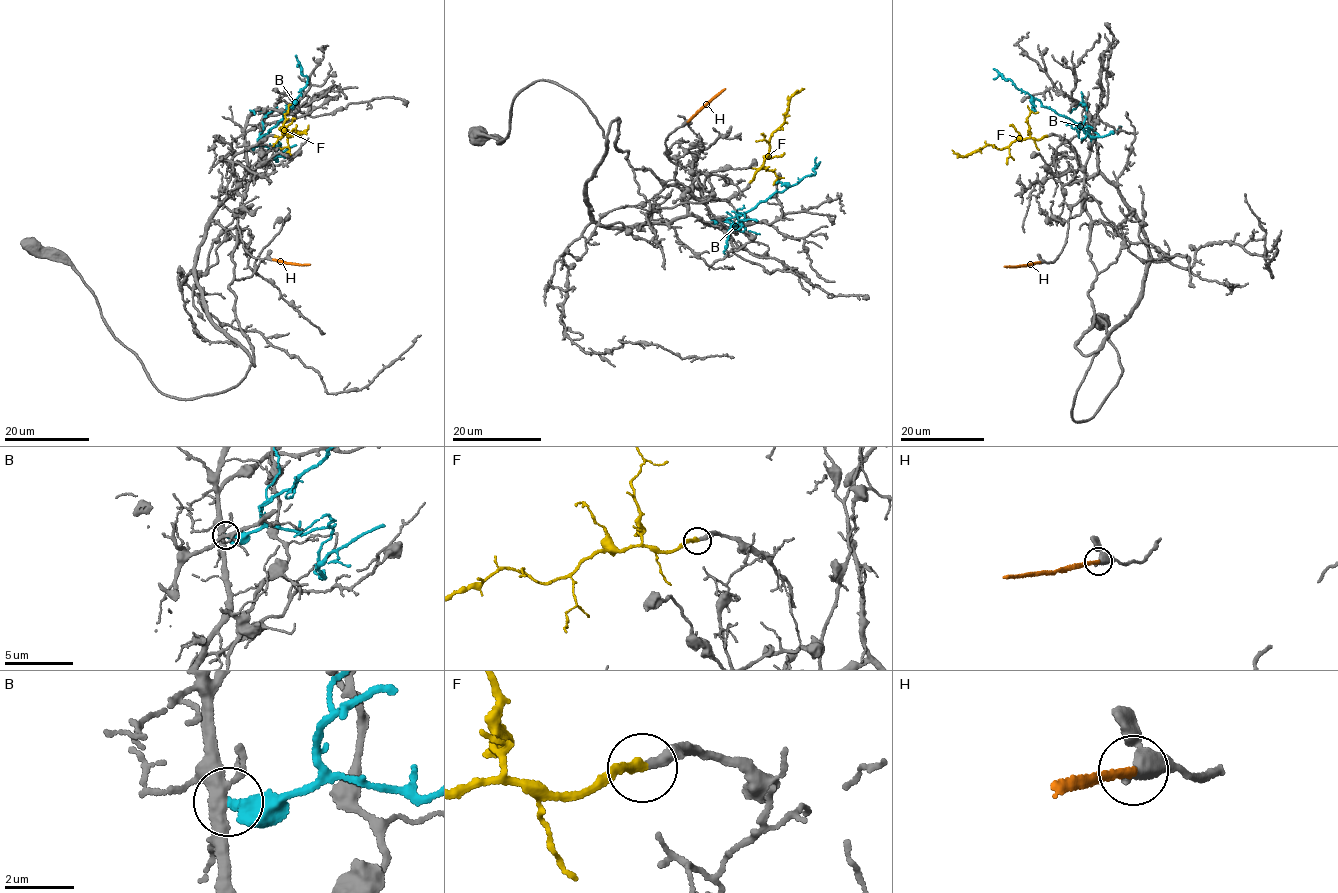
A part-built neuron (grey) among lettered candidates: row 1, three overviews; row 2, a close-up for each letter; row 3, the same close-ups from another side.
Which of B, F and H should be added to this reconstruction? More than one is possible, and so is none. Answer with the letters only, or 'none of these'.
F

